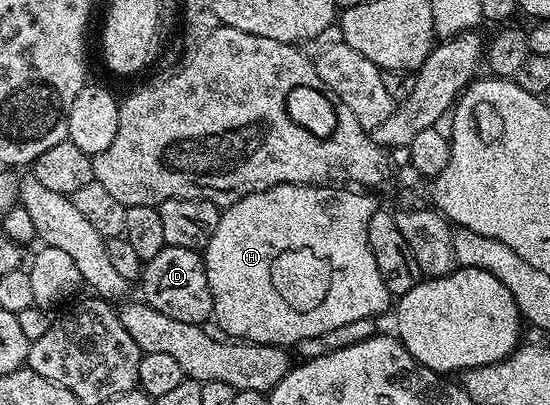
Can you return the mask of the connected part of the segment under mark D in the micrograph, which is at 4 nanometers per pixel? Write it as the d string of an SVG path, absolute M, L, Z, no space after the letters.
M165 245L159 252L159 256L155 256L150 262L144 263L139 286L143 288L144 296L142 295L142 297L146 304L165 314L165 316L197 325L202 325L212 317L213 297L210 294L210 285L207 284L205 259L196 250Z

